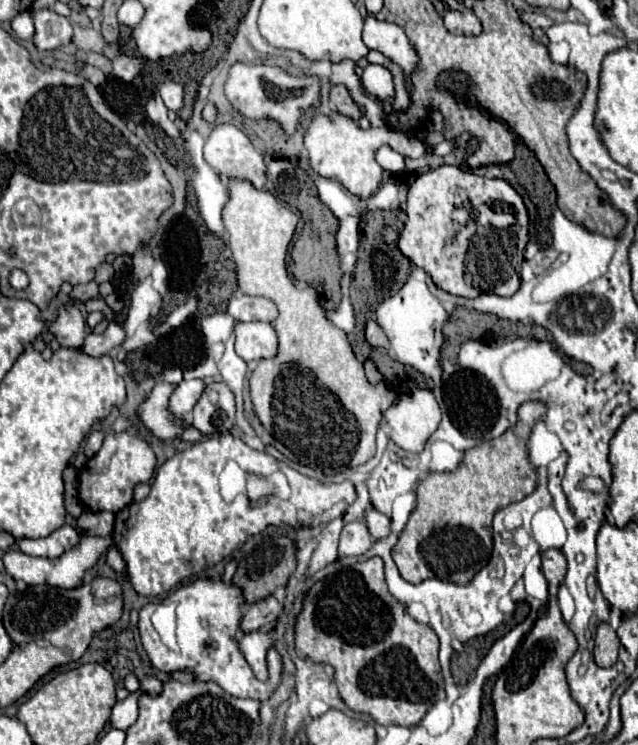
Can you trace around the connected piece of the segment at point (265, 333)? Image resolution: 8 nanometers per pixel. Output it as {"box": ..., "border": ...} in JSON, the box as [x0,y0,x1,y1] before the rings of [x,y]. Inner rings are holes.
{"box":[235,322,279,360],"border":[[[237,322],[235,324],[235,350],[245,360],[263,360],[273,358],[279,350],[279,340],[275,328],[265,322]]]}

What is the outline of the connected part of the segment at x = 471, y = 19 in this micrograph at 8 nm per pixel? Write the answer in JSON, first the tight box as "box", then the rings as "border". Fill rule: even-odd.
{"box":[443,10,482,36],"border":[[[448,10],[443,17],[445,27],[452,33],[473,36],[482,32],[482,25],[472,10]]]}

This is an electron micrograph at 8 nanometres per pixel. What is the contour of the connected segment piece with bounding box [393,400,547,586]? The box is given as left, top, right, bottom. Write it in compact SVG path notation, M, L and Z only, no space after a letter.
M533 400L521 404L517 426L495 440L467 450L455 472L429 472L427 478L421 480L417 508L393 548L393 560L407 582L419 584L429 578L439 578L463 586L489 564L495 512L523 500L535 490L537 472L527 460L527 440L535 422L545 414L547 404L543 402Z

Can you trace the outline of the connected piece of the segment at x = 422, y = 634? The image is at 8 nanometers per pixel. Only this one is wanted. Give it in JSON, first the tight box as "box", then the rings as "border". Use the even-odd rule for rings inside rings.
{"box":[295,556,447,726],"border":[[[377,556],[315,582],[305,596],[303,612],[297,616],[295,650],[301,658],[309,658],[315,664],[331,664],[343,702],[355,712],[371,714],[383,726],[417,726],[427,710],[447,696],[439,666],[439,638],[429,626],[409,616],[403,604],[391,596],[385,582],[385,564]]]}

